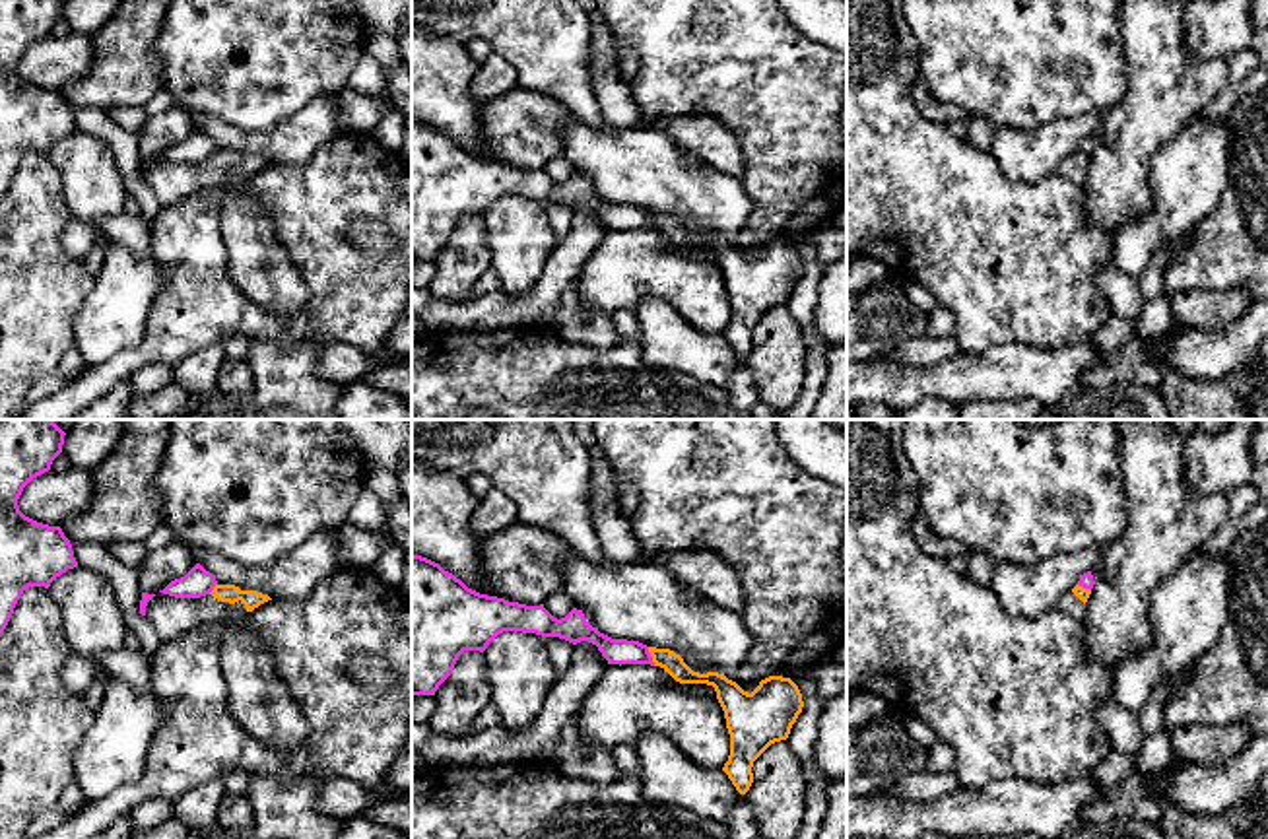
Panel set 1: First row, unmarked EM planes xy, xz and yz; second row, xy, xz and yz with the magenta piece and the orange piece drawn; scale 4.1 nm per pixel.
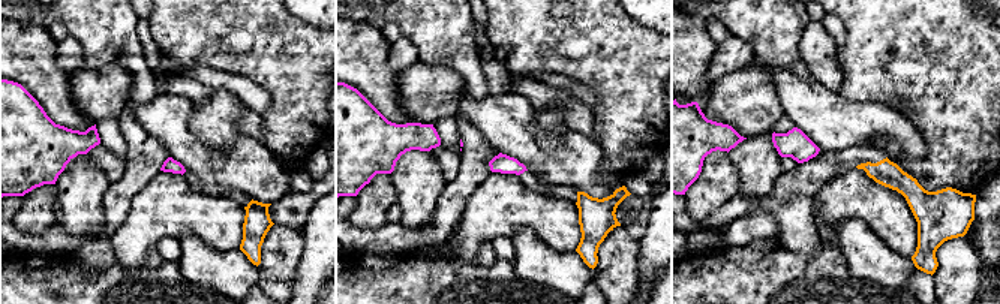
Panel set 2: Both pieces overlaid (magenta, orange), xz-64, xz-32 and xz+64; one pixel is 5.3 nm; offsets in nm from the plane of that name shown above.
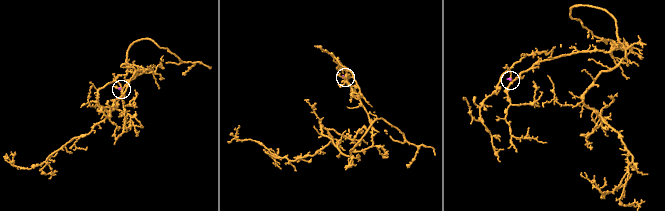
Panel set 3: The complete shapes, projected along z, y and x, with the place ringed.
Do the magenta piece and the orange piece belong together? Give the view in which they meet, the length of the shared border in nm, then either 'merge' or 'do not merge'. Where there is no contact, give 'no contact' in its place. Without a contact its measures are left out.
contact in xz; length 90 nm; do not merge

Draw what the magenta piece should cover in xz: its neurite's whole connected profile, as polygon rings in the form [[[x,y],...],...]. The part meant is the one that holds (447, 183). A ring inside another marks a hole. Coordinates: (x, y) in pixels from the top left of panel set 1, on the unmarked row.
[[[412,120],[412,260],[435,260],[464,216],[484,218],[503,196],[588,206],[608,229],[651,229],[649,212],[612,204],[592,192],[583,175],[553,183],[544,169],[526,171],[468,153],[439,128]]]

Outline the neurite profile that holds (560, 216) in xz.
[[[542,202],[555,241],[563,241],[573,225],[575,210],[559,202]]]

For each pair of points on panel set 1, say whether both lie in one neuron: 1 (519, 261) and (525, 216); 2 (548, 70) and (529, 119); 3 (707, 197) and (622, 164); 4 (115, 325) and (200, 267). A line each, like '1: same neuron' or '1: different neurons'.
1: same neuron
2: different neurons
3: same neuron
4: different neurons

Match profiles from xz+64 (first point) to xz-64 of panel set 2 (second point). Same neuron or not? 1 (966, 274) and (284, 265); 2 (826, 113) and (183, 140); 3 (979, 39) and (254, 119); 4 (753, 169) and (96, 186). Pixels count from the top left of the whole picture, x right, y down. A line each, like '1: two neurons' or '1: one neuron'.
1: one neuron
2: one neuron
3: two neurons
4: one neuron

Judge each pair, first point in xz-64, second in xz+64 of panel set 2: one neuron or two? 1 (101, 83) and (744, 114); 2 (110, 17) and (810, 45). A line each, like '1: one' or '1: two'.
1: one
2: two

